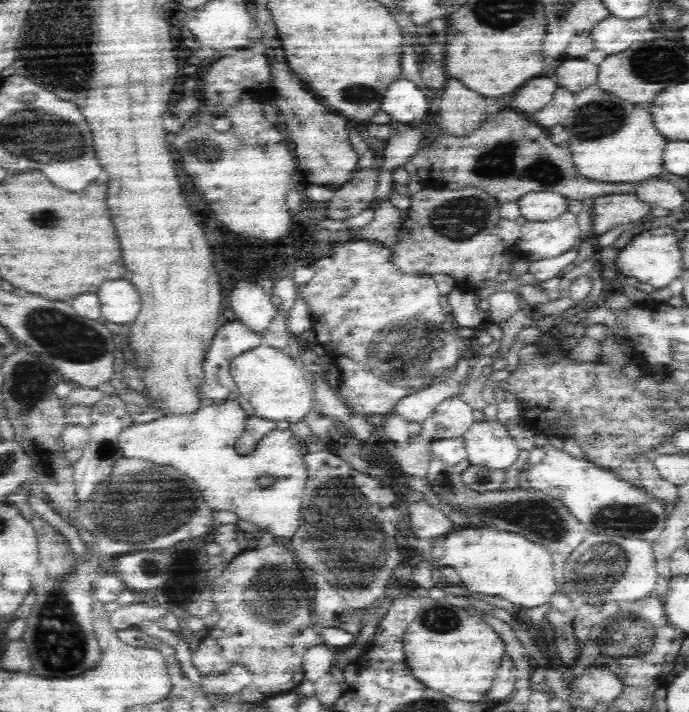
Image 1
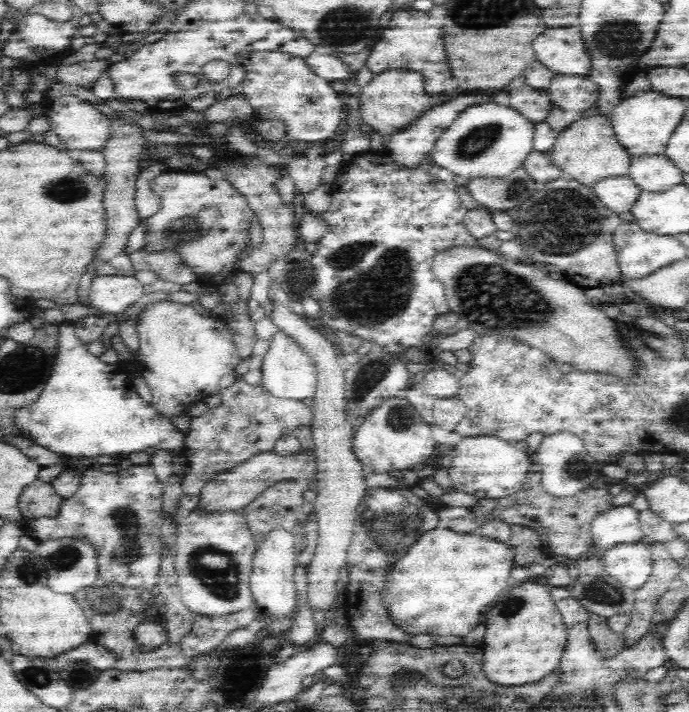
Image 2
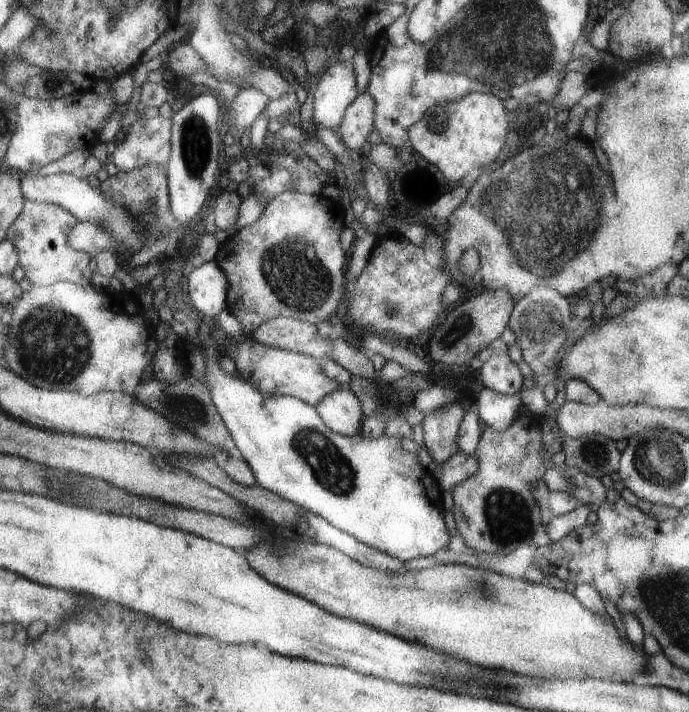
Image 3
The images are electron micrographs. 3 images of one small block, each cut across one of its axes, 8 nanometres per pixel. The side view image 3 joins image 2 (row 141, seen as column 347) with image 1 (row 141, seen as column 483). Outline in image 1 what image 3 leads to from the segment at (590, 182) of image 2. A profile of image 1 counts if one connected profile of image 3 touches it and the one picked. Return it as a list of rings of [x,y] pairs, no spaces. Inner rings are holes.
[[[598,86],[580,90],[575,102],[562,126],[570,132],[568,147],[580,175],[603,183],[638,184],[658,178],[664,171],[663,150],[667,142],[654,128],[650,108],[620,100]]]

